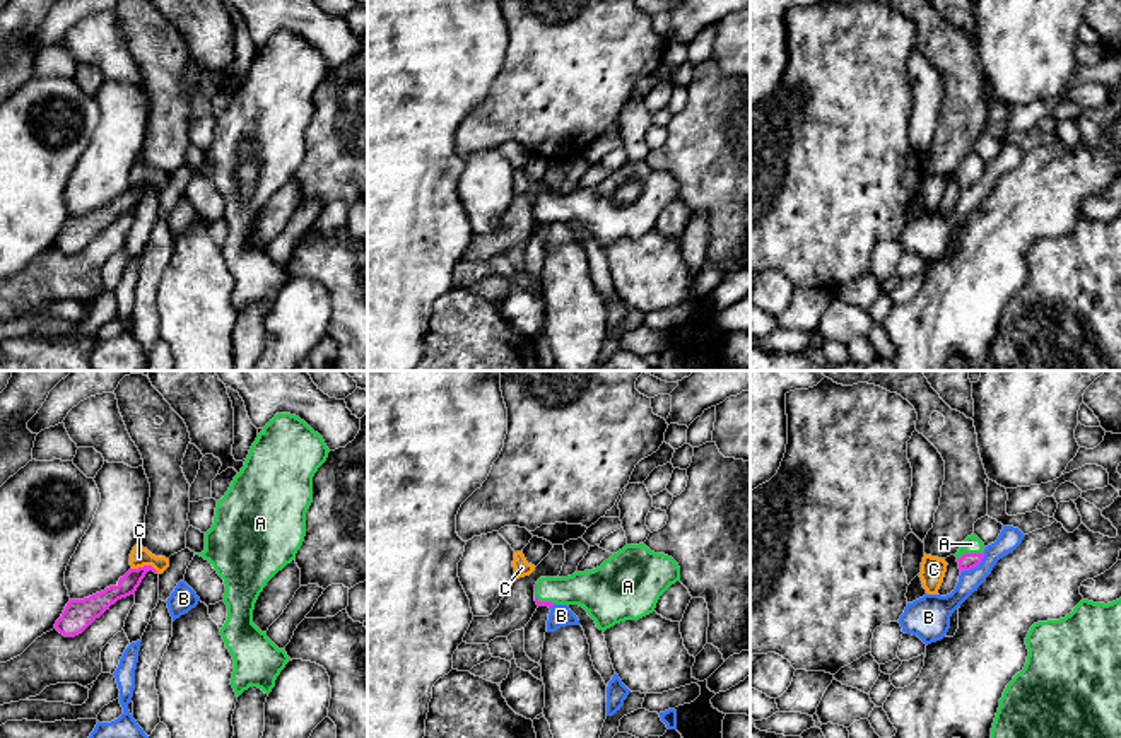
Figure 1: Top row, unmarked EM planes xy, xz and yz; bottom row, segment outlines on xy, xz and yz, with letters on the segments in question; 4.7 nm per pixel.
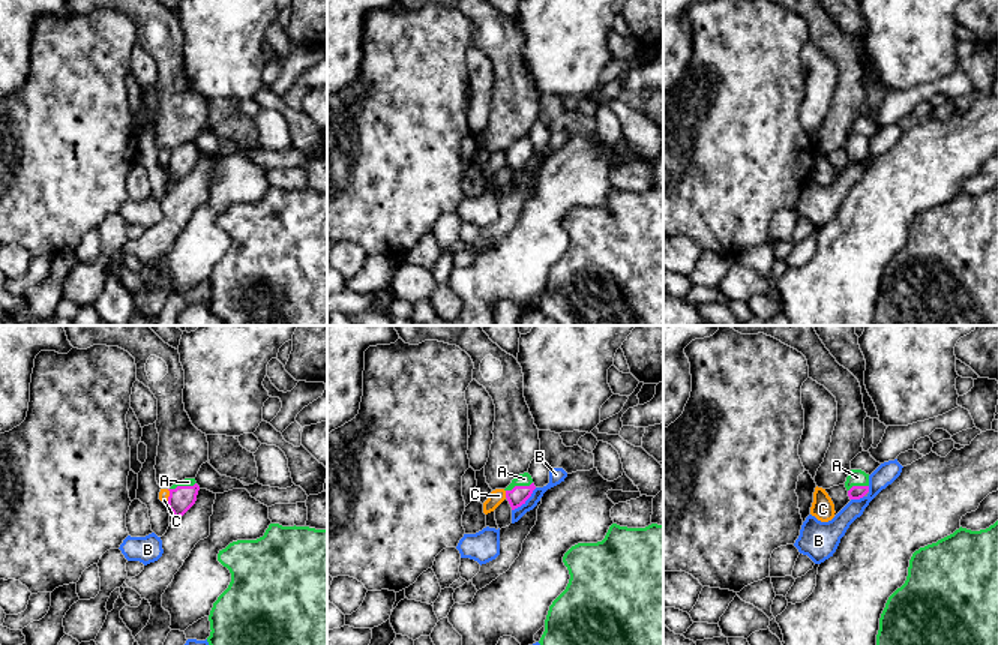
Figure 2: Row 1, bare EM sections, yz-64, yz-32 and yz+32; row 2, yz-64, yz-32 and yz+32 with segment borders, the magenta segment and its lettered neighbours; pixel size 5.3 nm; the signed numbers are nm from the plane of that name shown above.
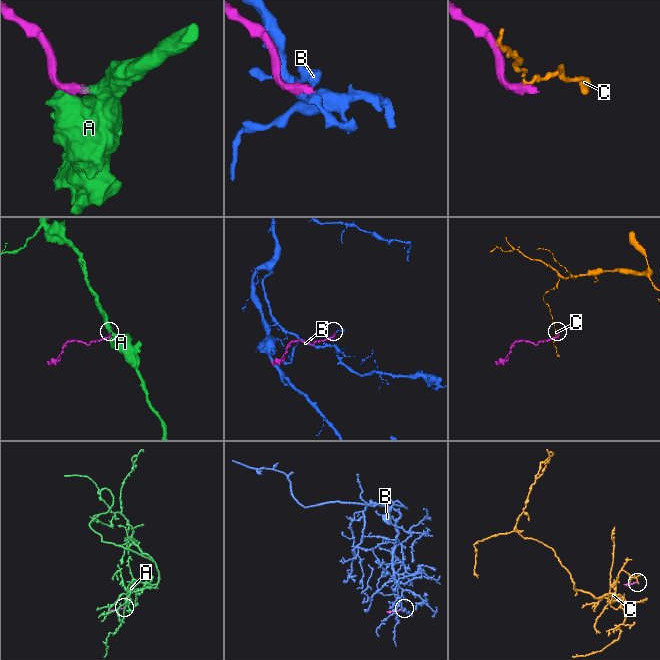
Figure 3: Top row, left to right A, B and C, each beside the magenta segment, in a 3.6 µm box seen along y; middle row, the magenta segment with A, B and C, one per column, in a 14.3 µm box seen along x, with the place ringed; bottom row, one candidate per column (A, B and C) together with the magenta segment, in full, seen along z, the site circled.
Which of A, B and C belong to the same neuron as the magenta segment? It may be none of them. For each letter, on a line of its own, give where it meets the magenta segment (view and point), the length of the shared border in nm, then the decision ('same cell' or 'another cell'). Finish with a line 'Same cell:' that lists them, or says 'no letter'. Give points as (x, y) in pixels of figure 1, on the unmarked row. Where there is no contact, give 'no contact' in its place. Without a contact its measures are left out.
A: yz (971, 171) | 150 nm | same cell
B: yz (978, 181) | 180 nm | another cell
C: xy (146, 183) | 130 nm | another cell
Same cell: A

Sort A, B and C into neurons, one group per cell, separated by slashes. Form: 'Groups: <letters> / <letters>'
Groups: A / B / C

